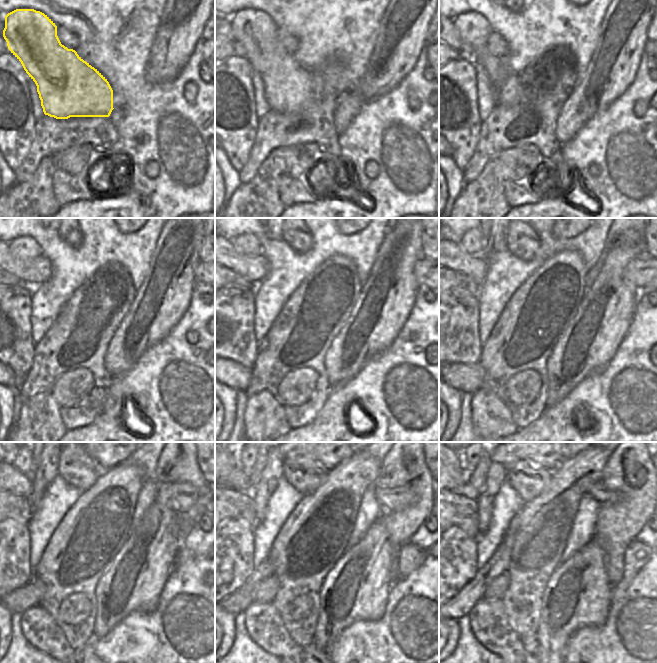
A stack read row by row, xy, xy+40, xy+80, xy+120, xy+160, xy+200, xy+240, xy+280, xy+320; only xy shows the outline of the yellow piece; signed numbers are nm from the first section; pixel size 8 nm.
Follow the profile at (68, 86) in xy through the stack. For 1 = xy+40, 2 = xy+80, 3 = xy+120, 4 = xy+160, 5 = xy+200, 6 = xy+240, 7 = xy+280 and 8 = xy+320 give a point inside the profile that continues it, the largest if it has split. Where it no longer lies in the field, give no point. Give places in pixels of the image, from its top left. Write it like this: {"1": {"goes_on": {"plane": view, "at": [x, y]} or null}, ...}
{"1": {"goes_on": {"plane": "xy+40", "at": [287, 84]}}, "2": {"goes_on": {"plane": "xy+80", "at": [473, 28]}}, "3": {"goes_on": {"plane": "xy+120", "at": [24, 248]}}, "4": {"goes_on": {"plane": "xy+160", "at": [247, 244]}}, "5": {"goes_on": {"plane": "xy+200", "at": [471, 241]}}, "6": {"goes_on": {"plane": "xy+240", "at": [22, 462]}}, "7": {"goes_on": {"plane": "xy+280", "at": [246, 462]}}, "8": {"goes_on": {"plane": "xy+320", "at": [471, 462]}}}

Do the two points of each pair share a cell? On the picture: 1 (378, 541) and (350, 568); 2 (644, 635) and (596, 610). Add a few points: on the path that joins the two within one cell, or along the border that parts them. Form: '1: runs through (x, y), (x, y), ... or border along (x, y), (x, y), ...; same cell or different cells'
1: runs through (371, 548), (357, 562); same cell
2: border along (612, 602), (607, 619), (603, 624), (586, 627); different cells

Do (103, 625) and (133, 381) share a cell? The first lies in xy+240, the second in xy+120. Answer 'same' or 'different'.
different

